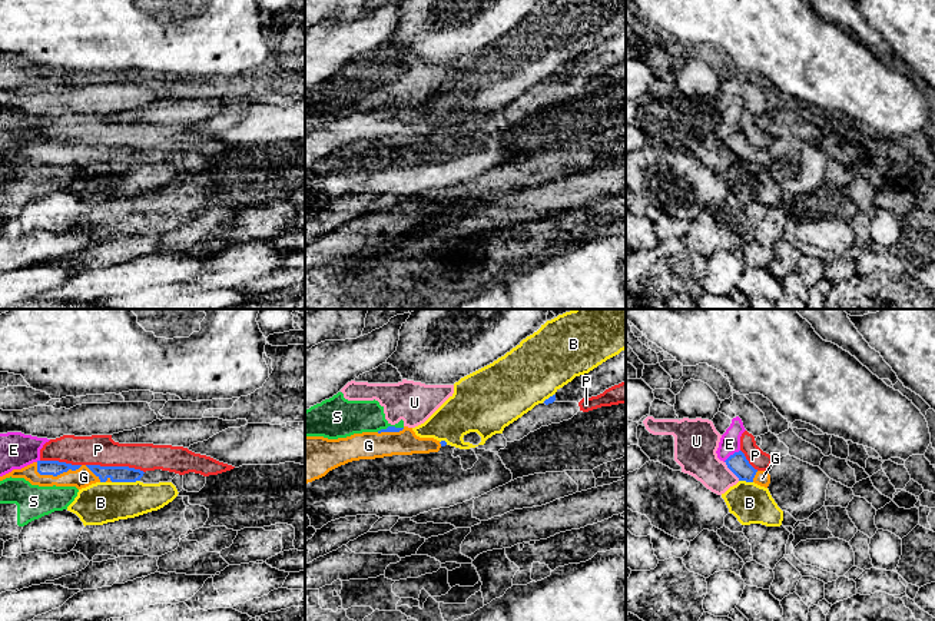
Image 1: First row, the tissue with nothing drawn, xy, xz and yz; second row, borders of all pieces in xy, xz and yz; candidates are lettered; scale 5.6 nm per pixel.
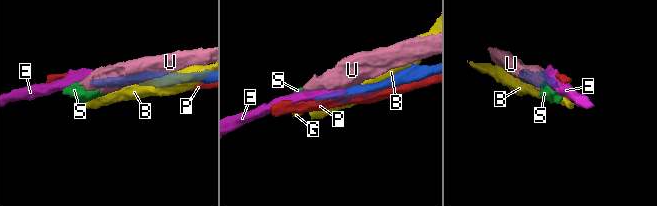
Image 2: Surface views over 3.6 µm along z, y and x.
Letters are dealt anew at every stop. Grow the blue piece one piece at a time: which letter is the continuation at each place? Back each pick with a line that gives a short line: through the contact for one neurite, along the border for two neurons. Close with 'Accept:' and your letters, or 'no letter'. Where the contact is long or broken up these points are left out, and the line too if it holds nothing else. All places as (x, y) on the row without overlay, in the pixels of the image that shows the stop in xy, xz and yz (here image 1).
G: line xy (55, 148), (59, 153), (83, 156)
Accept: G

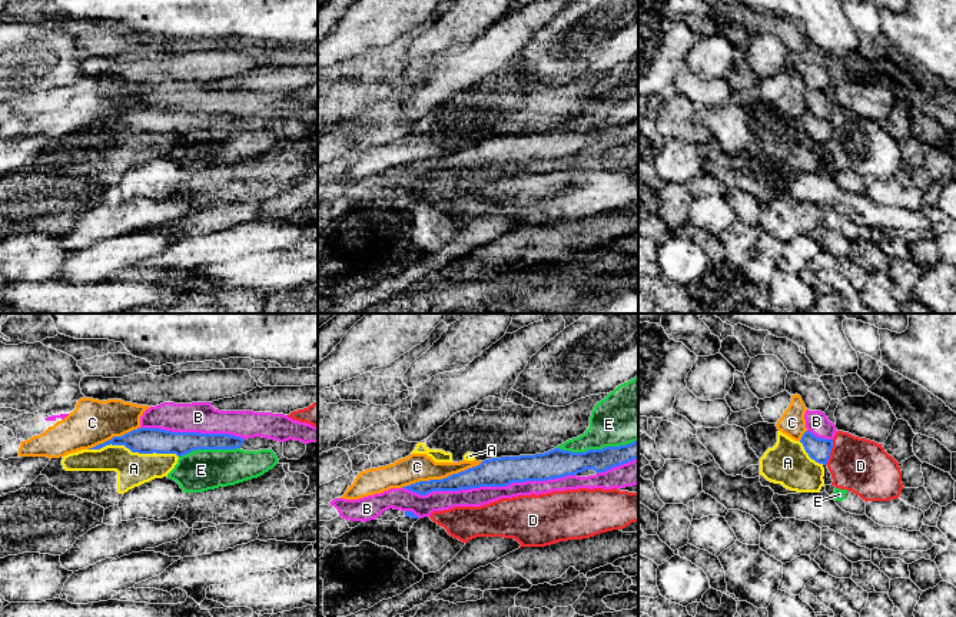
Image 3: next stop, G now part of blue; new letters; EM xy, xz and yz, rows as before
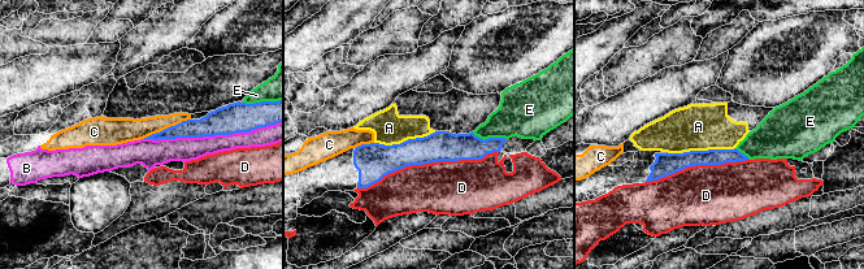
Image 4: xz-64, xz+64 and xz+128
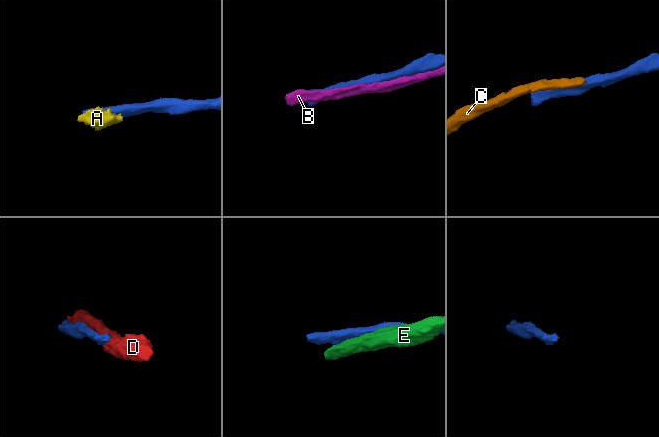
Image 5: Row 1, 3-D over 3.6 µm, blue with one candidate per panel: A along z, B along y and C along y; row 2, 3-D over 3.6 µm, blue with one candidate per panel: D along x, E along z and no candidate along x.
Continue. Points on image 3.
Accept: no letter

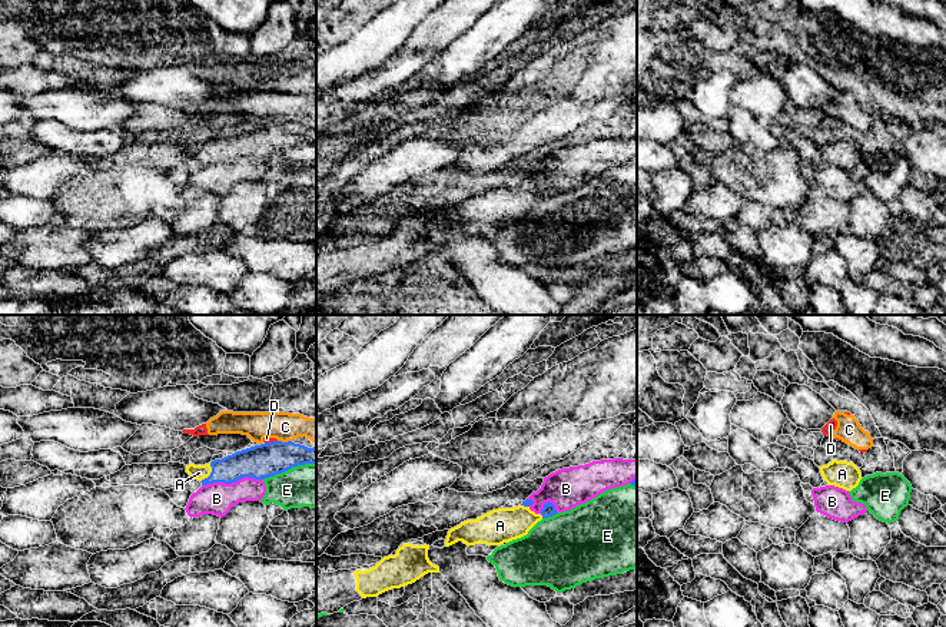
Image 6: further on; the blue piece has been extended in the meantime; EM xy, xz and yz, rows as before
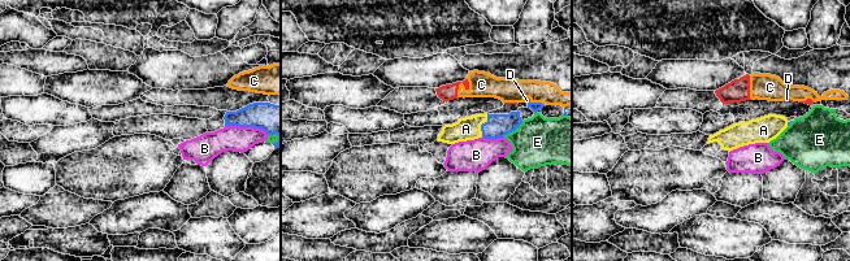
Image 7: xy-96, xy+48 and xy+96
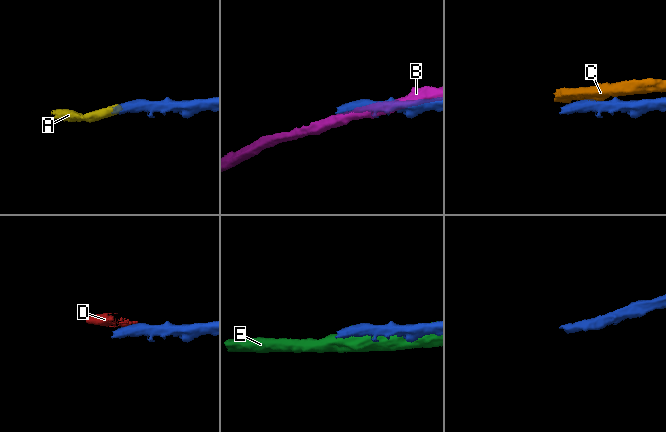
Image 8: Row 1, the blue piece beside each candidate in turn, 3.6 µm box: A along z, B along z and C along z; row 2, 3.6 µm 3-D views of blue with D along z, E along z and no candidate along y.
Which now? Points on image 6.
A: line xy (254, 142), (211, 152), (199, 152)
Accept: A

